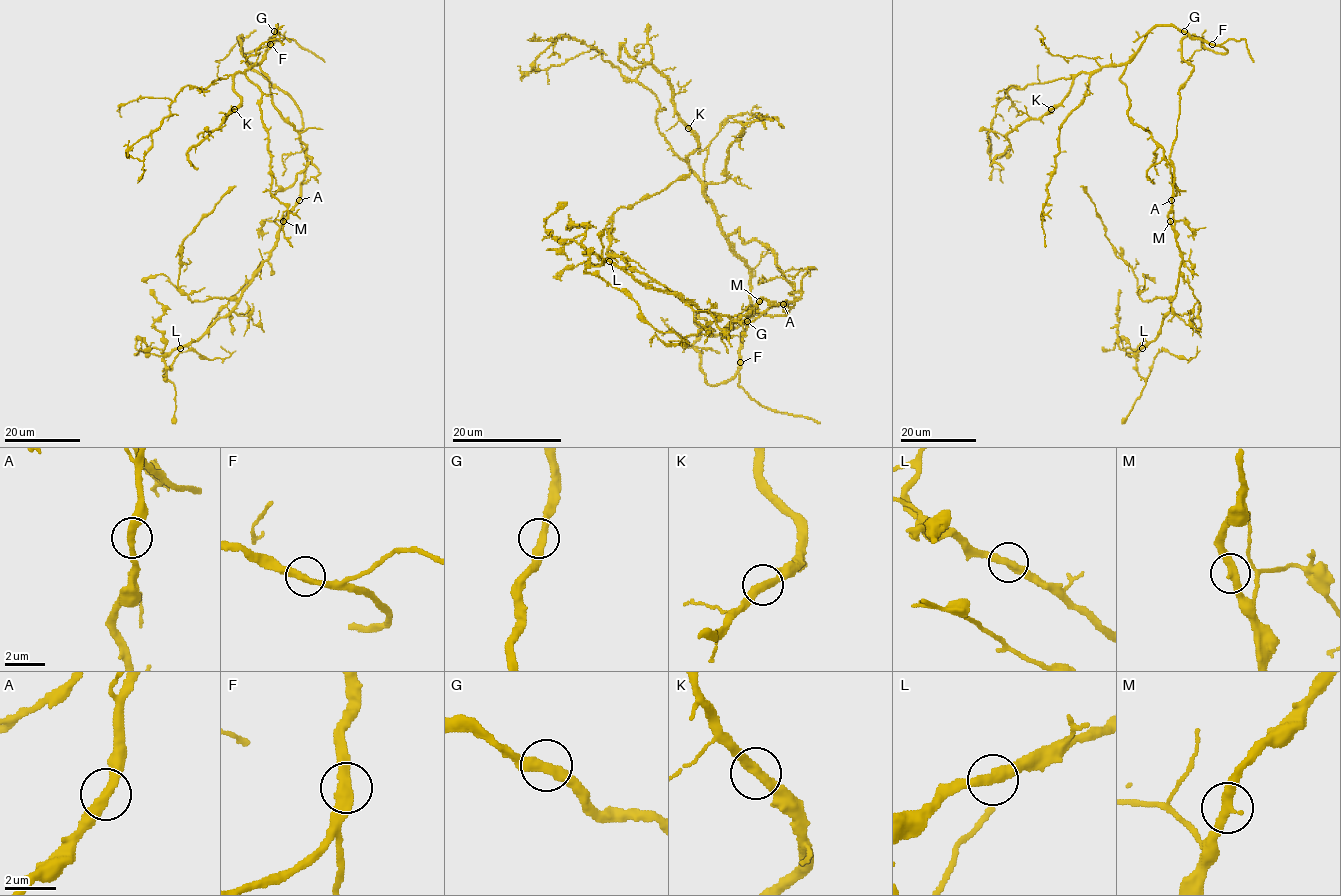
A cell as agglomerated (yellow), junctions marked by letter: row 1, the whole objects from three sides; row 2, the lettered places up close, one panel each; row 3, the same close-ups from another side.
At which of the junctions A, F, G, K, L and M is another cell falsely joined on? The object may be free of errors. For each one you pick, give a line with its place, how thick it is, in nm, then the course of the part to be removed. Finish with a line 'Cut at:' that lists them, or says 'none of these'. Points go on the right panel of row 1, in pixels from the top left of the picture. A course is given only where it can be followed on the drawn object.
Cut at: none of these

